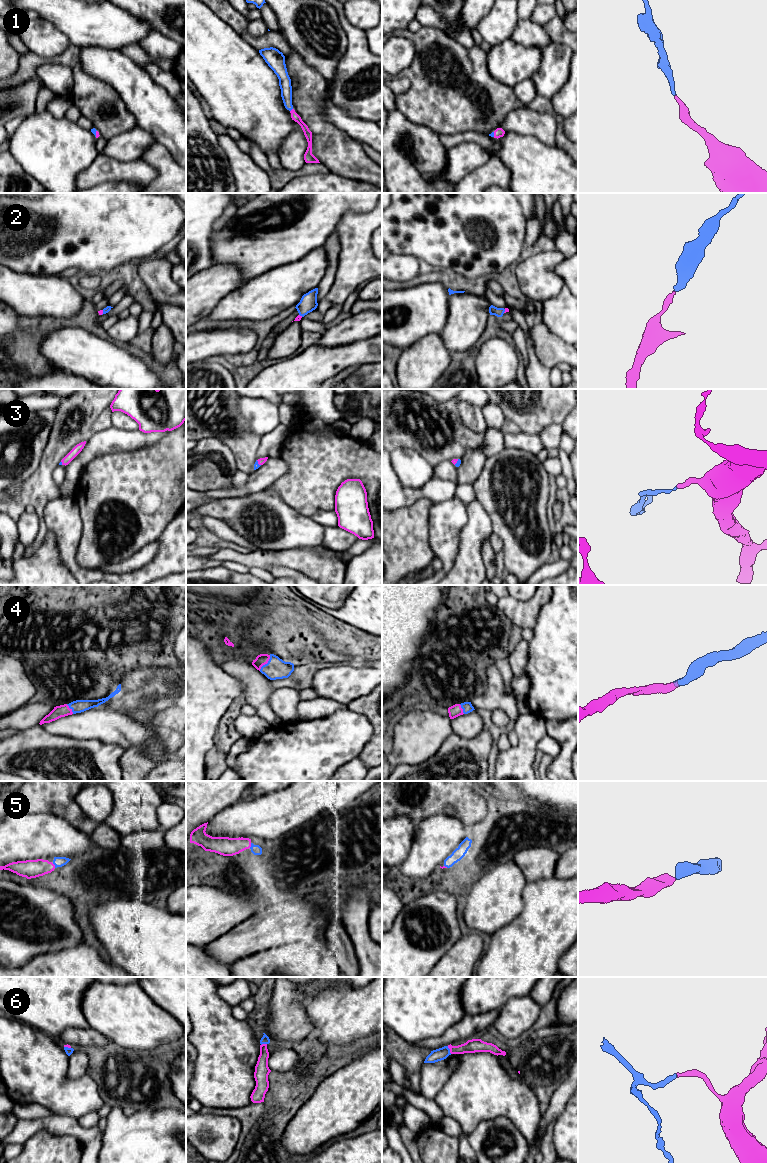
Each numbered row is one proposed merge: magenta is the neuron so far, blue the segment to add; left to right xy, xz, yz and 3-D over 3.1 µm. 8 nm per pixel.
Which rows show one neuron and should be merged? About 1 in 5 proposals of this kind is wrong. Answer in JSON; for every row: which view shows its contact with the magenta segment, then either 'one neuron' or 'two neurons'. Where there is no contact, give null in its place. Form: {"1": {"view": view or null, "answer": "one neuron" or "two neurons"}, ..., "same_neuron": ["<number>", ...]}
{"1": {"view": "xz", "answer": "one neuron"}, "2": {"view": "xy", "answer": "one neuron"}, "3": {"view": "xz", "answer": "one neuron"}, "4": {"view": "xz", "answer": "one neuron"}, "5": {"view": "xy", "answer": "one neuron"}, "6": {"view": "yz", "answer": "one neuron"}, "same_neuron": ["1", "2", "3", "4", "5", "6"]}

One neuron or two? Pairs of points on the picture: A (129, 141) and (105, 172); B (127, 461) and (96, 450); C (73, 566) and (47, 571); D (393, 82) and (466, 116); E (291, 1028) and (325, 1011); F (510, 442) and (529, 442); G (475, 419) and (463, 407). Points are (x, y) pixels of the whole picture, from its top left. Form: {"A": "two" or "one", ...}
{"A": "two", "B": "two", "C": "two", "D": "two", "E": "two", "F": "one", "G": "one"}

